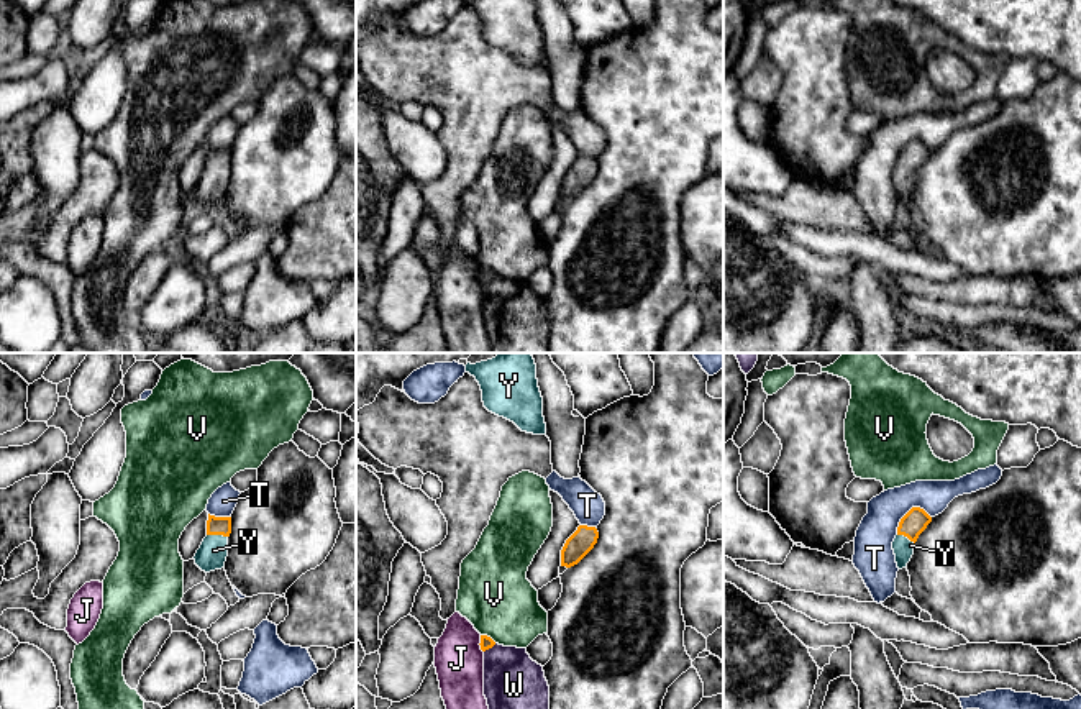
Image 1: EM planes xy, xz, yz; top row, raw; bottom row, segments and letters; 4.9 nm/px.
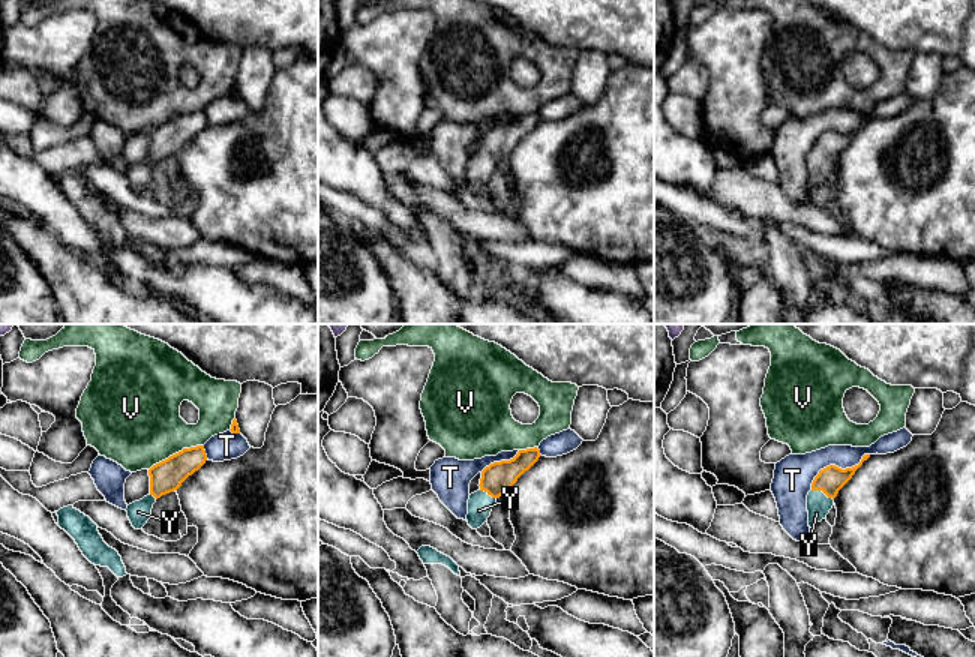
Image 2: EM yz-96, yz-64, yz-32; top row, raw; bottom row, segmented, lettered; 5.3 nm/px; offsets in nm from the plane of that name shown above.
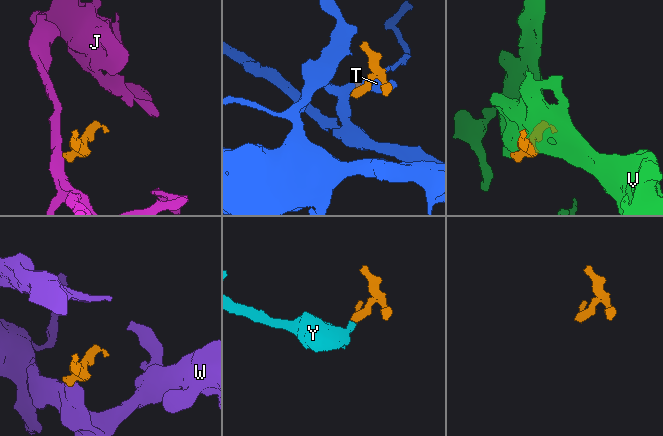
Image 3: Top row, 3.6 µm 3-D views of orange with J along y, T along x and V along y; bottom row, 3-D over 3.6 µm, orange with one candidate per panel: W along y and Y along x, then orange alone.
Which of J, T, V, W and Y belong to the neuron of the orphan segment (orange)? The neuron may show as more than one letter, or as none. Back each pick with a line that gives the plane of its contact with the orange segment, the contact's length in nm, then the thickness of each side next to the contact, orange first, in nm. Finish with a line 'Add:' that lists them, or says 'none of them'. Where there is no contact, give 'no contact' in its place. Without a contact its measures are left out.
Y: contact in xy; length 110 nm; calibres 100 and 140 nm
Add: Y

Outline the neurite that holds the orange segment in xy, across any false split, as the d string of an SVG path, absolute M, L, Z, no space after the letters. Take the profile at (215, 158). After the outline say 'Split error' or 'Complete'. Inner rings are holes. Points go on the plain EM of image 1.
M208 146L207 169L194 189L195 197L202 204L210 205L225 200L230 166L231 149L215 149Z. Split error

